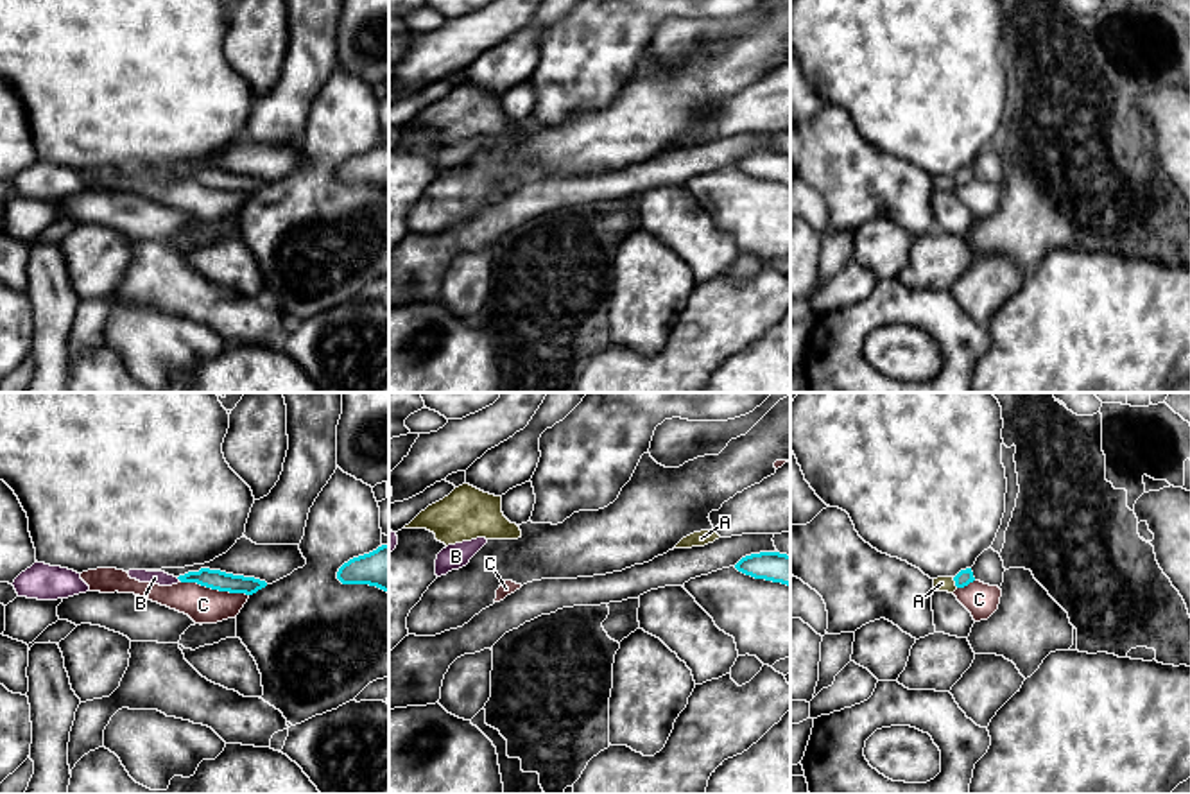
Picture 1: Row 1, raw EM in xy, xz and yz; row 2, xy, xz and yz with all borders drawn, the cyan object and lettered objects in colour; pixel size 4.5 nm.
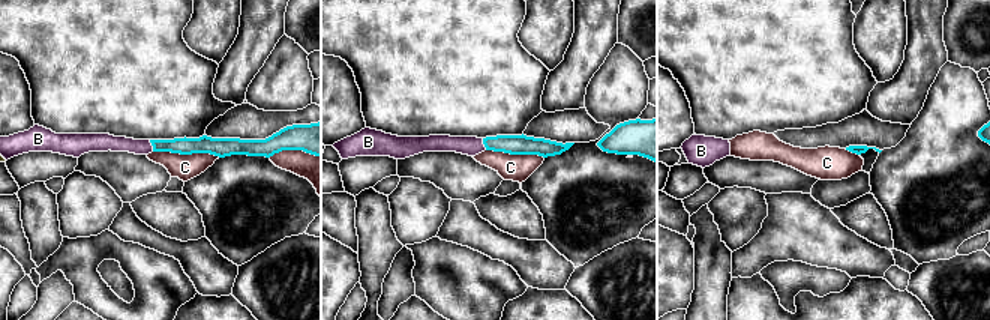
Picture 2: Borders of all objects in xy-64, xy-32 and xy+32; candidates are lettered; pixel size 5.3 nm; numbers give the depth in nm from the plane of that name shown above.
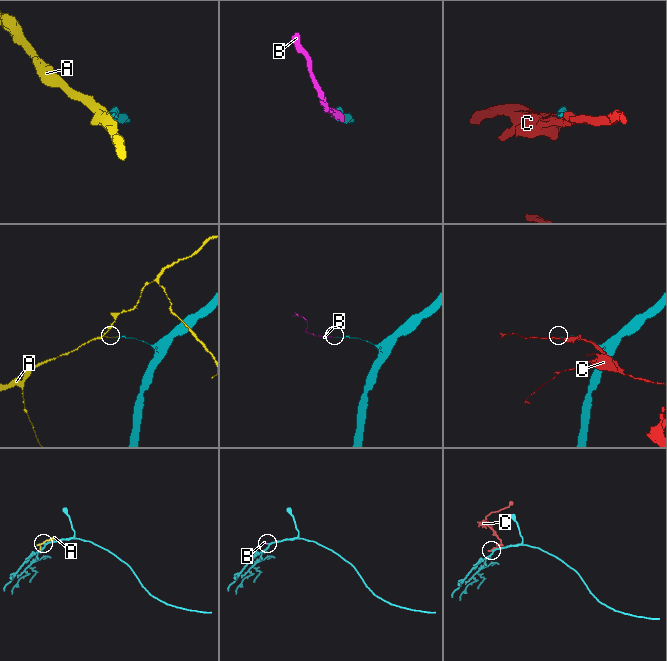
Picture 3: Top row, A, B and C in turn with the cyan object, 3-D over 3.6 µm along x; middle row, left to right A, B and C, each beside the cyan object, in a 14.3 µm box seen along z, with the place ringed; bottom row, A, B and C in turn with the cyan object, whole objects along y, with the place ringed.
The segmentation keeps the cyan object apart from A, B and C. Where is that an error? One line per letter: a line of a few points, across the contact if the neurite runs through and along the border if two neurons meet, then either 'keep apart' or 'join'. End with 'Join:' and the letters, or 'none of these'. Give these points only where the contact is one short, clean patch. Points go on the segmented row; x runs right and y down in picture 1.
A: keep apart
B: line xy (215, 579), (180, 579), (155, 578); join
C: keep apart
Join: B

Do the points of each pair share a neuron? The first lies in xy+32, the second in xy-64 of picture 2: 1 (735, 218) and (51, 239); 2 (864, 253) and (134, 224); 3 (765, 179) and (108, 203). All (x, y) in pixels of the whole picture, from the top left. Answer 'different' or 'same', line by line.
1: different
2: same
3: different

